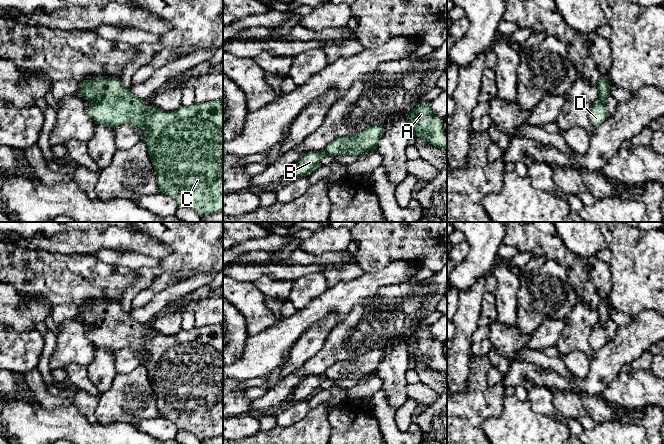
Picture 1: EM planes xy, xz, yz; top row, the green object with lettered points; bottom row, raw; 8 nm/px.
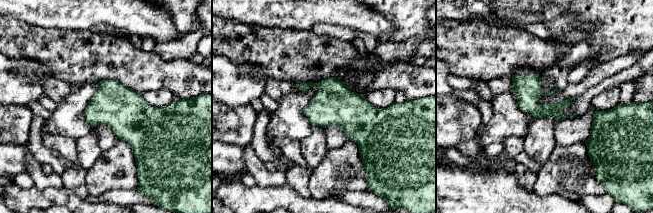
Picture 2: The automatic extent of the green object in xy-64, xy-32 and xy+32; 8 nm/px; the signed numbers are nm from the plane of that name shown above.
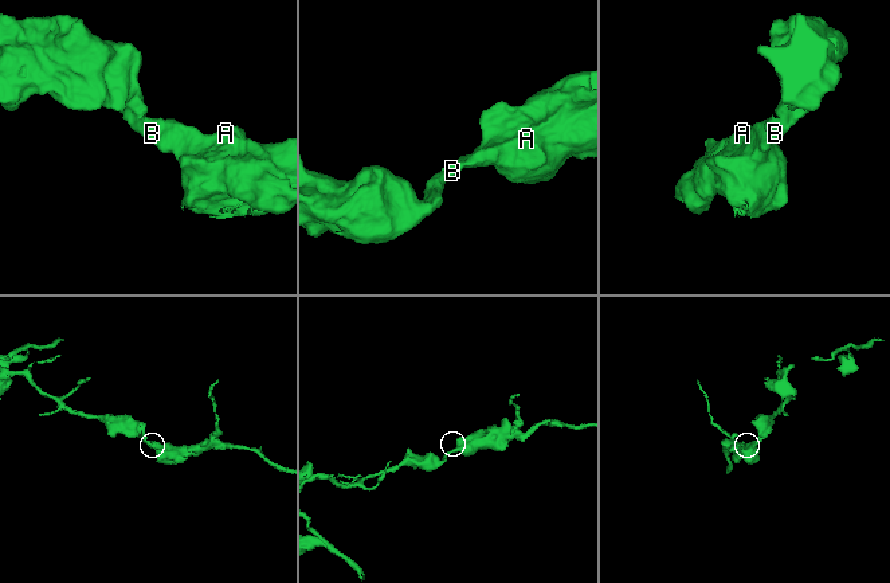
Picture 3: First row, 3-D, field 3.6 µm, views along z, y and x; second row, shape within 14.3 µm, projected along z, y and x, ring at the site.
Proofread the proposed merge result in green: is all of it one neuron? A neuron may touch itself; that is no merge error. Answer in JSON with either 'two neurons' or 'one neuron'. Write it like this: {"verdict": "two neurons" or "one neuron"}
{"verdict": "one neuron"}

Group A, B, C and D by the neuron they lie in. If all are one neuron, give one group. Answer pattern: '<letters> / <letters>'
A B C D

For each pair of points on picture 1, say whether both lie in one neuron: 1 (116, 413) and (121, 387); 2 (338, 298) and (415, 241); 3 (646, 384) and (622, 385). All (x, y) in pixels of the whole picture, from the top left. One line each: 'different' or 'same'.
1: same
2: different
3: same

